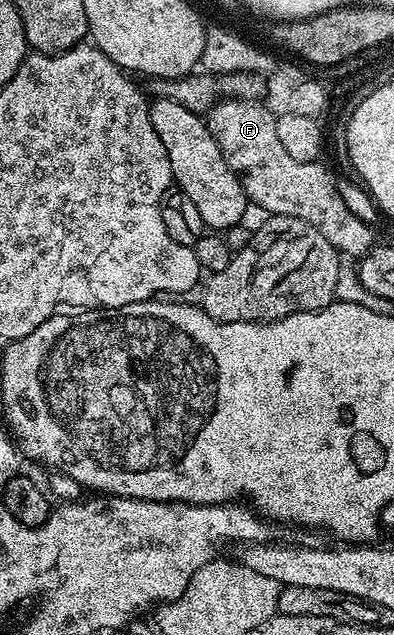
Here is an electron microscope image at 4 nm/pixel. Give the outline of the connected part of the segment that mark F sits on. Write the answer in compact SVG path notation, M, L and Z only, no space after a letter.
M223 99L206 114L207 129L215 136L229 167L237 175L252 206L260 205L264 214L283 213L287 217L305 219L344 258L362 259L376 244L371 229L347 206L339 194L329 170L319 161L297 163L281 144L275 126L276 114L270 113L258 100Z

